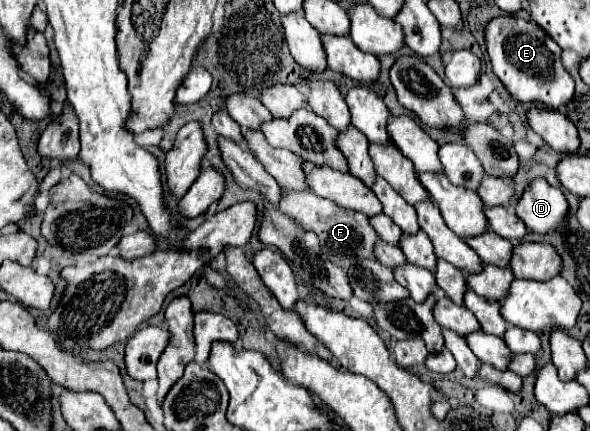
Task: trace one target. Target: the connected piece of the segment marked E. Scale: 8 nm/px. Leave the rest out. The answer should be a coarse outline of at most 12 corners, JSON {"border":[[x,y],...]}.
{"border":[[516,16],[486,24],[492,70],[512,98],[558,108],[574,80],[562,50]]}

